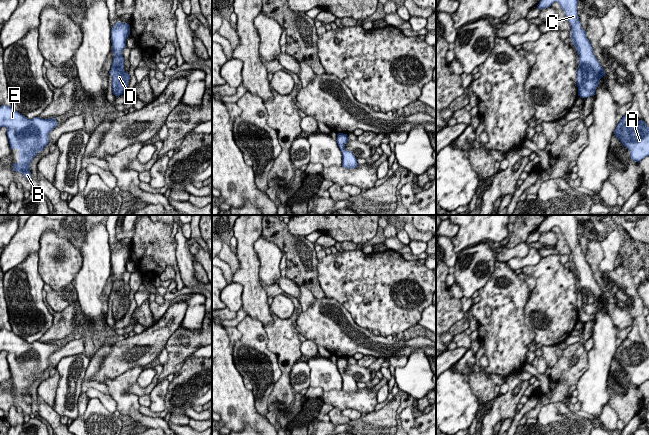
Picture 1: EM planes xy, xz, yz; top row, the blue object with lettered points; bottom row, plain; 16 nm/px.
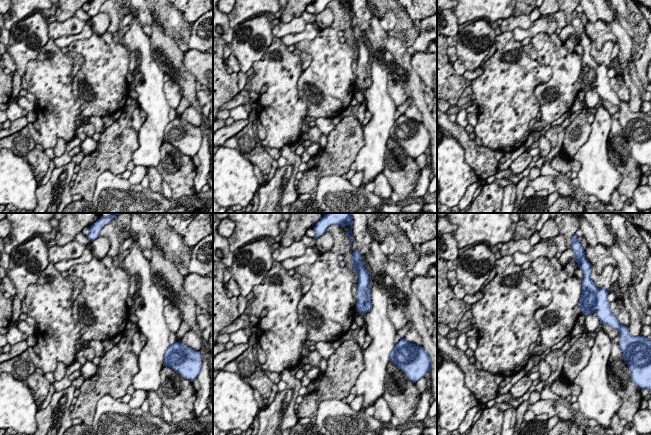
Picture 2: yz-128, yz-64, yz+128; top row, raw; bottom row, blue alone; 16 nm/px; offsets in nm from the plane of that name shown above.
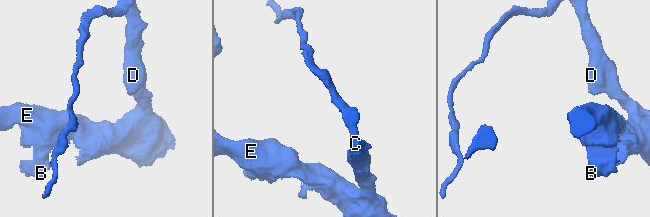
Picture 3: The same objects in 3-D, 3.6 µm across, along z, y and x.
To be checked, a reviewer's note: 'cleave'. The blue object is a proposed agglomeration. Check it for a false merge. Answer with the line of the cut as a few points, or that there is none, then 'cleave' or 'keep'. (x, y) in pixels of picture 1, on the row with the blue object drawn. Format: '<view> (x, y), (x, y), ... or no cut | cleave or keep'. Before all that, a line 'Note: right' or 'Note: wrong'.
Note: wrong
no cut | keep

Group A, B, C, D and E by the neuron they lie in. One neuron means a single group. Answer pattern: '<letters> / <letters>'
A B C D E

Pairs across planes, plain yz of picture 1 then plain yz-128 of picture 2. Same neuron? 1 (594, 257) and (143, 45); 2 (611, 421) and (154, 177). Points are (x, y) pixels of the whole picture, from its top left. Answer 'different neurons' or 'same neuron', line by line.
1: different neurons
2: same neuron

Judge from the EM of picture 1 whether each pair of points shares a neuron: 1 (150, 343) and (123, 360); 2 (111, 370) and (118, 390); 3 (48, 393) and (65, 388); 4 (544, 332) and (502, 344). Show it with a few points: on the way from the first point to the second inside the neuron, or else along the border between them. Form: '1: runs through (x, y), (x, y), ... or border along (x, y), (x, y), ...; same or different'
1: runs through (143, 350), (139, 354), (130, 354); same
2: border along (135, 366), (113, 378), (108, 378), (104, 383); different
3: border along (57, 370), (58, 386), (55, 402), (52, 407); different
4: border along (529, 328), (534, 333), (534, 340); different

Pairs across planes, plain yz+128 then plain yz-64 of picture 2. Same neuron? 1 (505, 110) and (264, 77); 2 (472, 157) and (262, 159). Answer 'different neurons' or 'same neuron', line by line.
1: same neuron
2: same neuron

